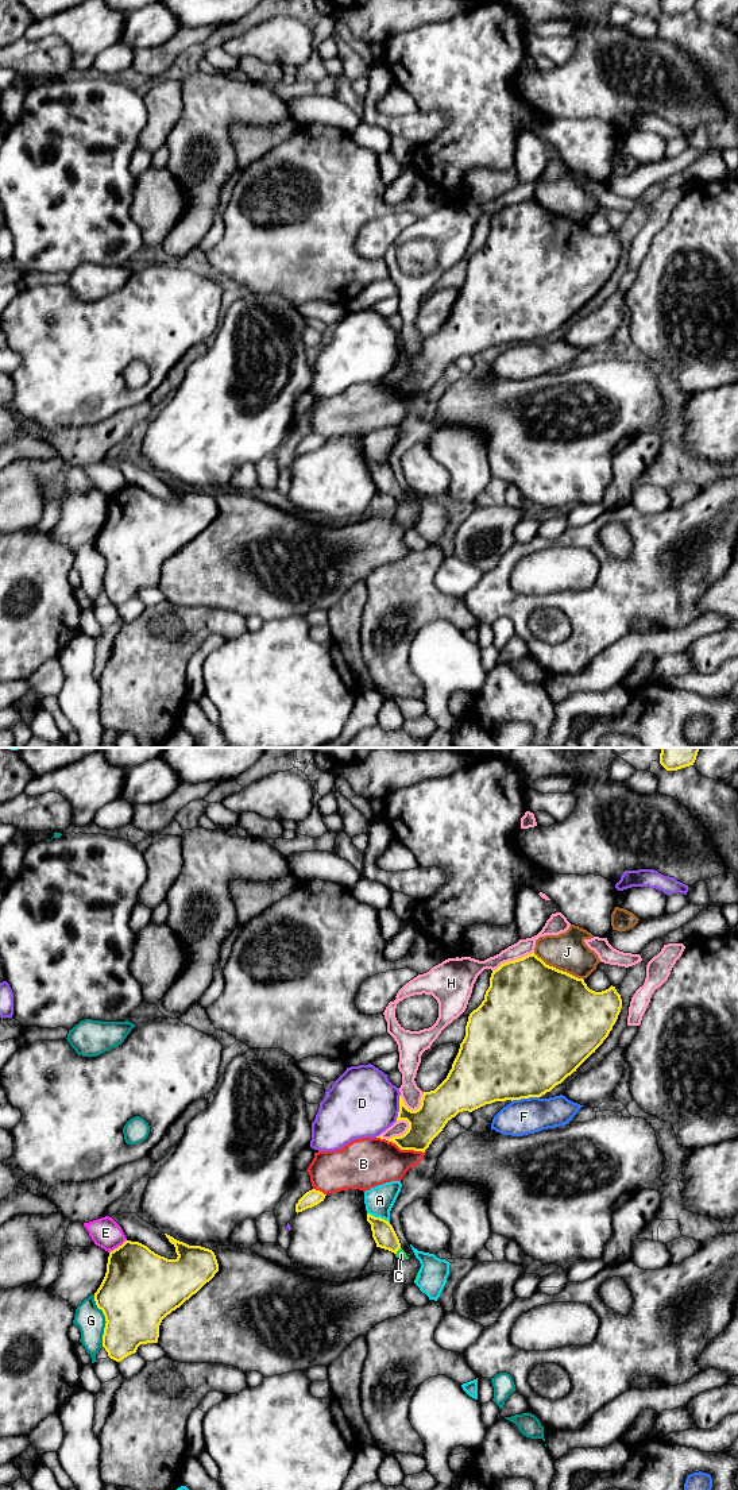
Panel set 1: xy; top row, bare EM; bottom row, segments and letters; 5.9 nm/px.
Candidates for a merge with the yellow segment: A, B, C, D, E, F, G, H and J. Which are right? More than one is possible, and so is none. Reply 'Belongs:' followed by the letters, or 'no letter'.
Belongs: C

